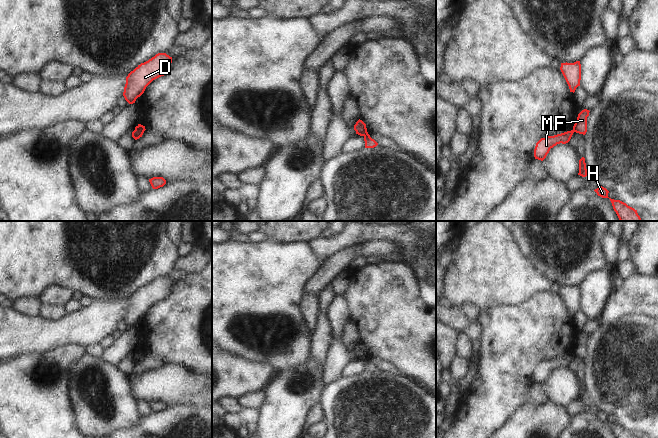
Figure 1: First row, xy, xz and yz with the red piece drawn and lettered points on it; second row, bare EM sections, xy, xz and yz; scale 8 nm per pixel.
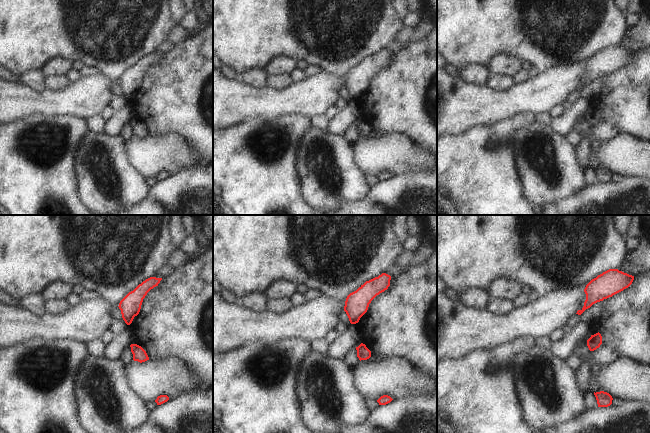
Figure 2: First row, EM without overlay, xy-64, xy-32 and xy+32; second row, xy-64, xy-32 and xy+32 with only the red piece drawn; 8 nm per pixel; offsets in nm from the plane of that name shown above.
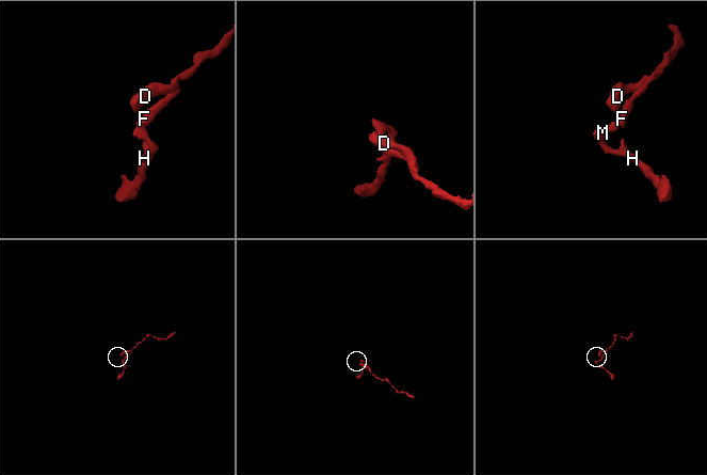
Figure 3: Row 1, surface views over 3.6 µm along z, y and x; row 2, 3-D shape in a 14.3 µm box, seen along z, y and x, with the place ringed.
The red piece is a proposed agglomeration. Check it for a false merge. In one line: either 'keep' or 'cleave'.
cleave

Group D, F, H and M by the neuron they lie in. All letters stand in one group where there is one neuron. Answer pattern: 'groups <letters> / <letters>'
groups D F / H M

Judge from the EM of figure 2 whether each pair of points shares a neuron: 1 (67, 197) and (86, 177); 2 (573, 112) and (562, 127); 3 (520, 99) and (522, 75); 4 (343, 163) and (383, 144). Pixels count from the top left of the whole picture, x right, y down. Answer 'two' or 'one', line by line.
1: two
2: one
3: two
4: two

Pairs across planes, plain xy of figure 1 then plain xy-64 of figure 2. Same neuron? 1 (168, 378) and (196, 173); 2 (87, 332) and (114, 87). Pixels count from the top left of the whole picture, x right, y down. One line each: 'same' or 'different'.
1: different
2: different

